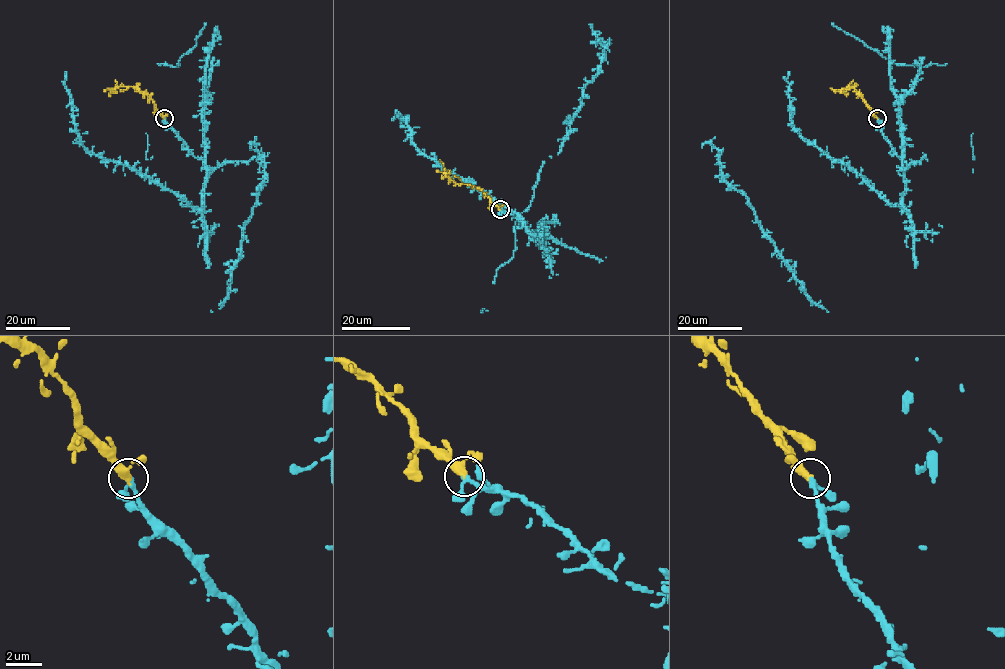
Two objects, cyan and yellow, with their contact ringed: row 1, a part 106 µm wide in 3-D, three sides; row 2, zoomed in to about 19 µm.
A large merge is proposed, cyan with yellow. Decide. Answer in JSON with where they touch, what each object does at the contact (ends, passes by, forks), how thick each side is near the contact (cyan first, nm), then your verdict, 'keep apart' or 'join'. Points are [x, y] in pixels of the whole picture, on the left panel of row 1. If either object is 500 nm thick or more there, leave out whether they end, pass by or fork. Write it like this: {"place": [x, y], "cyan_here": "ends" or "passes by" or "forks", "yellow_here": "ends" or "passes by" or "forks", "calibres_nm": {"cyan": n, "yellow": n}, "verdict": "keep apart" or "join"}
{"place": [164, 118], "cyan_here": "passes by", "yellow_here": "passes by", "calibres_nm": {"cyan": 240, "yellow": 320}, "verdict": "join"}

